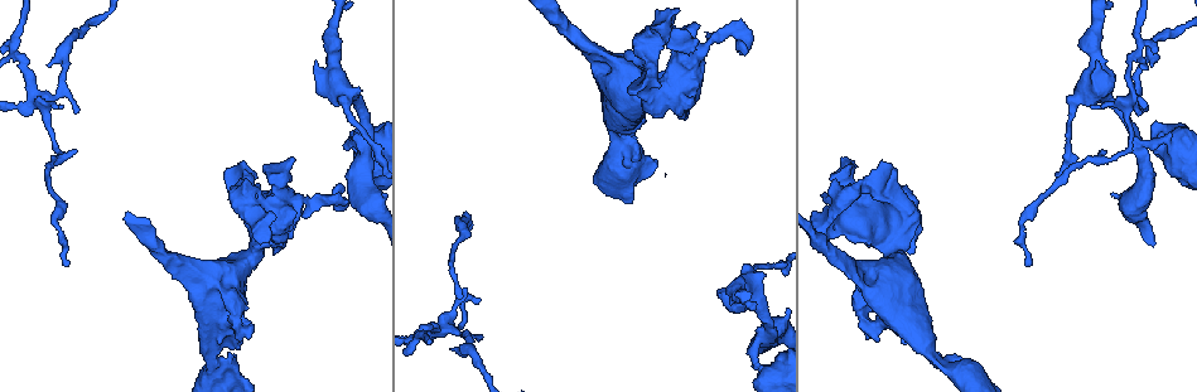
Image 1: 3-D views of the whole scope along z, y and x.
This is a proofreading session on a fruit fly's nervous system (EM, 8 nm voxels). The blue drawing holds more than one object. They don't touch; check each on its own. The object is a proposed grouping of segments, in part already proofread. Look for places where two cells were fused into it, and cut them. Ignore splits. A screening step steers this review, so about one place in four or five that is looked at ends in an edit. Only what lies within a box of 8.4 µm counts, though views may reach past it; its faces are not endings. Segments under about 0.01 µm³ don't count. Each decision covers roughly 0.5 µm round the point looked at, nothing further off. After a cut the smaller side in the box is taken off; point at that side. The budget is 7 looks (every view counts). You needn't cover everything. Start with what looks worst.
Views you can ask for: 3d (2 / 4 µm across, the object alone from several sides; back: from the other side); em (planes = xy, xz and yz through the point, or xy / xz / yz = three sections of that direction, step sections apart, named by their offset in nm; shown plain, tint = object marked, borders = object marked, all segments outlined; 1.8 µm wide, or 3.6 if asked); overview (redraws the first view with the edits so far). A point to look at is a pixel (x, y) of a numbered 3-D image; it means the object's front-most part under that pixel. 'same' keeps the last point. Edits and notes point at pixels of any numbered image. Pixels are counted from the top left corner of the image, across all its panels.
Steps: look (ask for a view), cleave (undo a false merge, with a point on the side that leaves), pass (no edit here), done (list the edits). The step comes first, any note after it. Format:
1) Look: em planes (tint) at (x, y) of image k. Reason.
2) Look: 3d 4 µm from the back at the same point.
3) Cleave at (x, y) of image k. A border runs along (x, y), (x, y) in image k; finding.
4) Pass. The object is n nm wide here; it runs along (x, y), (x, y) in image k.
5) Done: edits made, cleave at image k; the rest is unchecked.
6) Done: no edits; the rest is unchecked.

Look: 3d 2 µm at (1135, 140) of image 1. Two arms in line, one across.

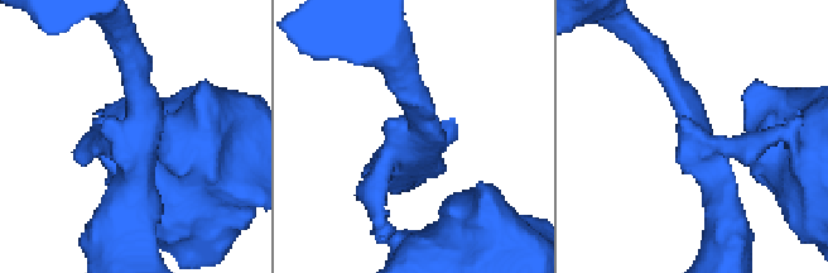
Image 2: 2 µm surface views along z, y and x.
Look: em 3.6 µm yz step 8 (tint) at (131, 143) of image 2. 3 arms meet here; the arms are 180, 190, 320 nm wide.

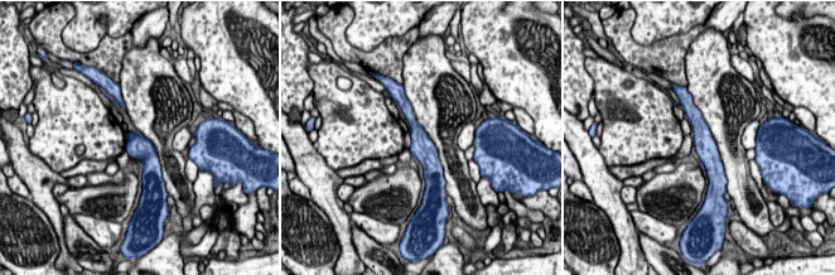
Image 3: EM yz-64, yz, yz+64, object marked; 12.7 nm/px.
Look: em 3.6 µm xz step 8 (tint) at the same point. Cut it another way.

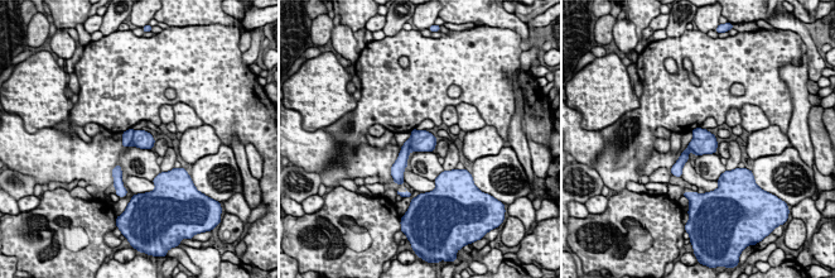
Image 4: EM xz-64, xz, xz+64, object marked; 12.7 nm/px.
Cleave at (126, 135) of image 4. A border runs along (134, 130), (129, 144) in image 4; a second cell is stuck on.

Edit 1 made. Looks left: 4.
Look: em yz step 4 (tint) at (251, 196) of image 1. Closes a loop.

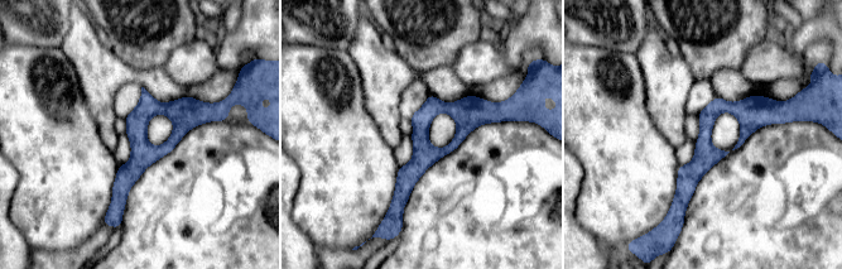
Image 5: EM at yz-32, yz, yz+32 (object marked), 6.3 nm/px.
Look: em planes (borders) at the same point. Cut it another way.

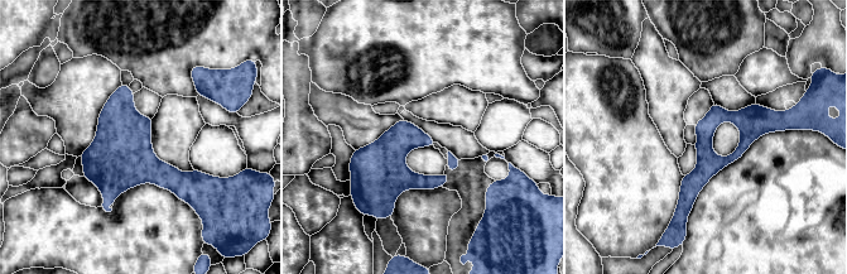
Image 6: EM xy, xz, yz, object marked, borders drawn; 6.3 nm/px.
Pass. Continuous, no second cell.

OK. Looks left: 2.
Look: em planes (plain) at (603, 57) of image 1. Calibre changes.

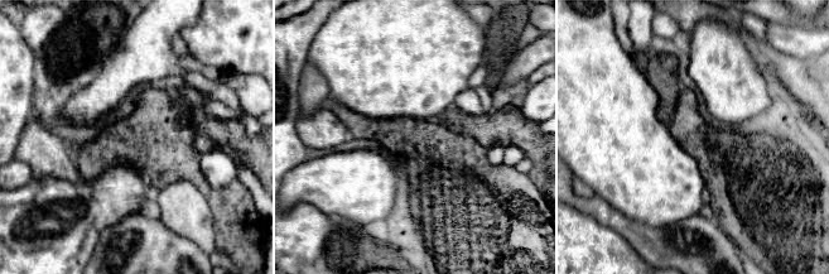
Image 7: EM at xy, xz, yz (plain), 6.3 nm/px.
Look: em planes (borders) at the same point.

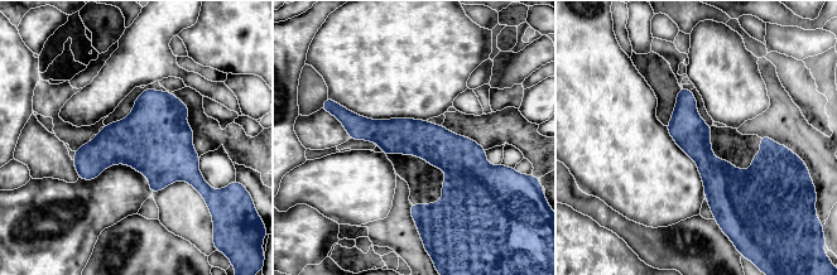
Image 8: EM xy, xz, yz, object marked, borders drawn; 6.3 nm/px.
Pass. One cell here.

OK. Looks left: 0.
Done: edits made, cleave at image 4; the rest is unchecked.

